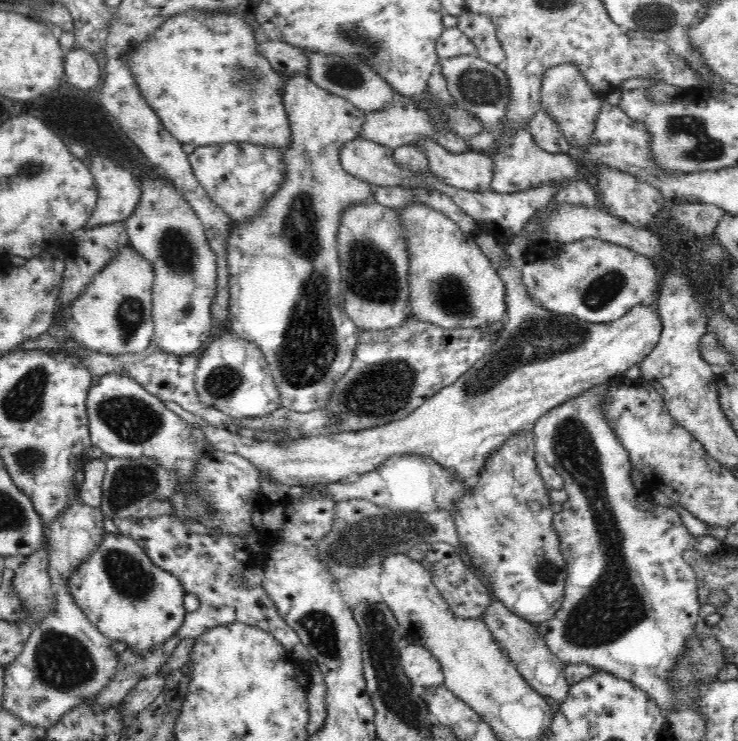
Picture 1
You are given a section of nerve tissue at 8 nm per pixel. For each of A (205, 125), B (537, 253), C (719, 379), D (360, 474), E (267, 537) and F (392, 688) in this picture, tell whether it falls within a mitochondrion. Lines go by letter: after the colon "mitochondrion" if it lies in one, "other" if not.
A: other
B: other
C: other
D: other
E: other
F: mitochondrion

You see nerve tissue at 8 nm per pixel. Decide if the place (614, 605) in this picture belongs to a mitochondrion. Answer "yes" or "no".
yes

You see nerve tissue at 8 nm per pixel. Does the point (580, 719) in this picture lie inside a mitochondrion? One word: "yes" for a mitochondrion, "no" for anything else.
no

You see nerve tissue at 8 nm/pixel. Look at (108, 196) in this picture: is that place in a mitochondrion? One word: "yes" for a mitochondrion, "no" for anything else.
no

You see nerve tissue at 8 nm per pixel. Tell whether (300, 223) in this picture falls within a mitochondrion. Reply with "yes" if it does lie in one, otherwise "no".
yes

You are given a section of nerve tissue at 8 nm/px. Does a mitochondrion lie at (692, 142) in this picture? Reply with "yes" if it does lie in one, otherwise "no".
yes

